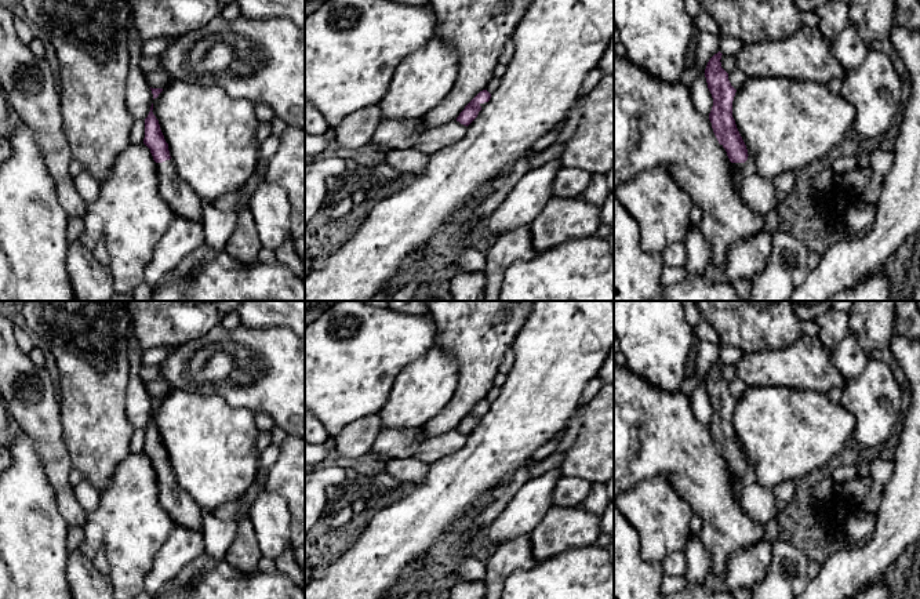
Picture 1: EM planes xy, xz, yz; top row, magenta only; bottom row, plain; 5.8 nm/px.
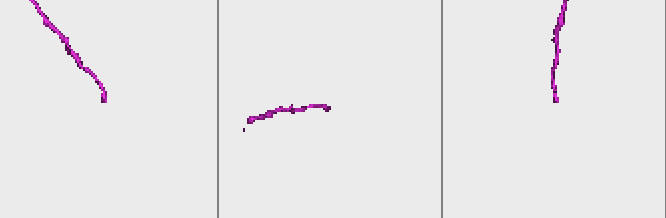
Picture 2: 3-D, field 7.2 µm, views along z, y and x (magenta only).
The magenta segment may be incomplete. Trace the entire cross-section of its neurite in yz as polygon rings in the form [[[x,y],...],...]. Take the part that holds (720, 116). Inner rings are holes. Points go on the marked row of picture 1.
[[[720,51],[714,54],[705,69],[708,88],[713,98],[709,120],[719,144],[726,149],[732,163],[735,185],[741,188],[743,163],[749,155],[732,117],[732,101],[737,90],[731,86],[728,73],[721,68],[721,55]]]

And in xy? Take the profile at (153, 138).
[[[153,104],[145,119],[143,144],[150,149],[157,167],[159,190],[177,217],[203,222],[201,199],[179,178],[171,160],[168,144],[160,130],[159,120],[153,115]]]

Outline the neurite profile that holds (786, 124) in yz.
[[[748,77],[735,92],[732,117],[757,173],[772,181],[840,144],[852,131],[855,109],[825,84]]]

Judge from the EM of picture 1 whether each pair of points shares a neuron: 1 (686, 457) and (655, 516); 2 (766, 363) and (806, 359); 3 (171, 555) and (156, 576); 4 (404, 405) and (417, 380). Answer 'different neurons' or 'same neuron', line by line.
1: different neurons
2: same neuron
3: same neuron
4: same neuron

